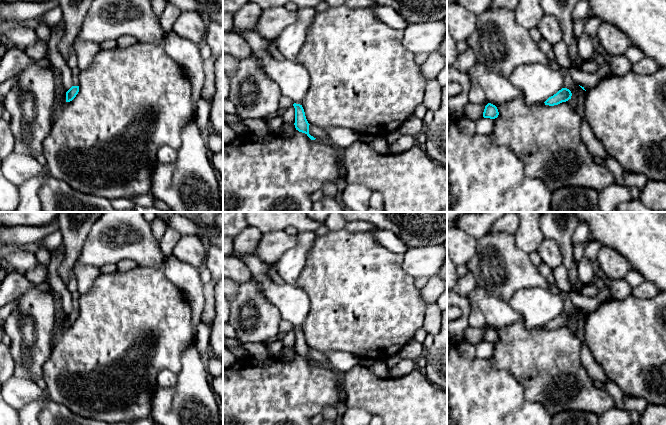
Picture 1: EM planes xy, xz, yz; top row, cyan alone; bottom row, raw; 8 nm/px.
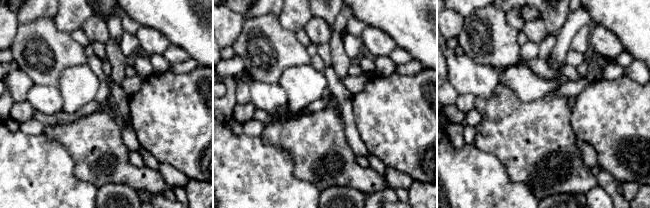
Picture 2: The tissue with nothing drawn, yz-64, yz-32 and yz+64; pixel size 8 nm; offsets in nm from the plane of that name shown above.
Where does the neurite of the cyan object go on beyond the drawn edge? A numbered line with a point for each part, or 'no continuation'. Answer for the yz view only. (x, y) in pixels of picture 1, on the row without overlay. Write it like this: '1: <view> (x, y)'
no continuation

